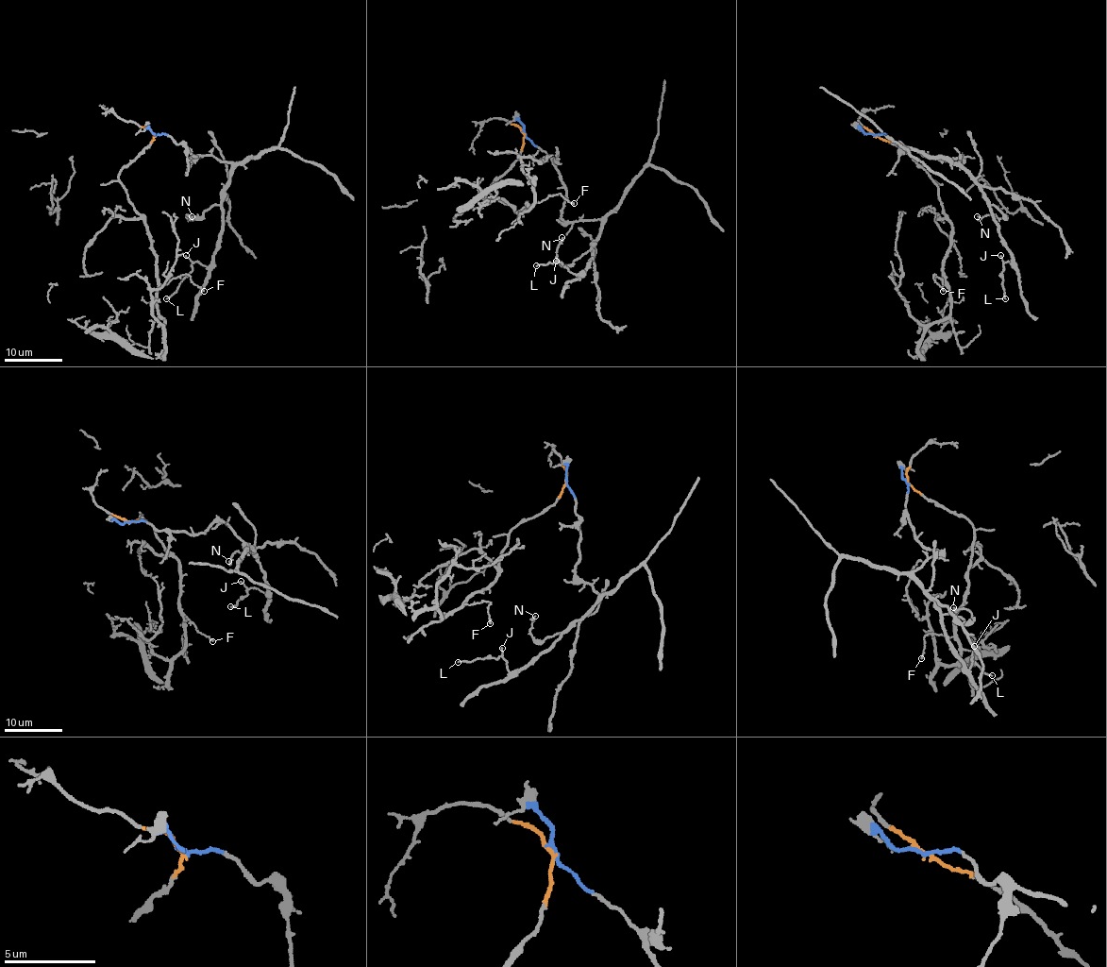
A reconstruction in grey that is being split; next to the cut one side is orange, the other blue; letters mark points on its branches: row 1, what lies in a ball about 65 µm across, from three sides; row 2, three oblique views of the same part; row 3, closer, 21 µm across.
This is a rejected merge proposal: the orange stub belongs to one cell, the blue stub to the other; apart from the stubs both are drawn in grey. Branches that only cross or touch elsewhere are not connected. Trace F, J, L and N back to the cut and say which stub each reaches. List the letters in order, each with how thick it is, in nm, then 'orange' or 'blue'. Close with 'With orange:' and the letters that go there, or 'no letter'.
F: 140 nm | orange
J: 100 nm | blue
L: 110 nm | blue
N: 190 nm | blue
With orange: F

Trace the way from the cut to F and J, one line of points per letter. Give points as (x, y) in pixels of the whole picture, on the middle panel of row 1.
F: (523, 134), (517, 161), (488, 192), (516, 212), (526, 204), (560, 194), (574, 204)
J: (523, 132), (552, 161), (565, 185), (561, 217), (601, 221), (592, 261), (582, 272), (574, 274), (555, 261)

